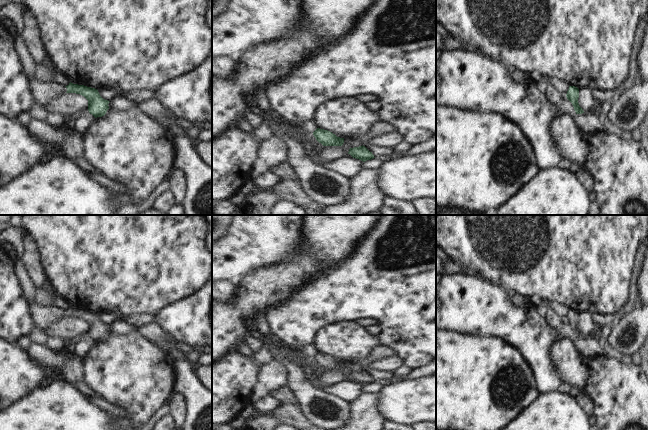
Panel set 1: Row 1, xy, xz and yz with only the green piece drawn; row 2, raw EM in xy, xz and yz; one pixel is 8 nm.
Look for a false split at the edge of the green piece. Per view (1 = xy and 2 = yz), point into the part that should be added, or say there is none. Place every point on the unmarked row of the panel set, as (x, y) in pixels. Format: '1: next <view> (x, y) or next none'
1: next xy (42, 316)
2: next none

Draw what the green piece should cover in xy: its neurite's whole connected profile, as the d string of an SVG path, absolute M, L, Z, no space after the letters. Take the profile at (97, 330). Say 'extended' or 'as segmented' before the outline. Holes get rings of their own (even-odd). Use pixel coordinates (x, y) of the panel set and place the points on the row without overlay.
extended; M36 303L29 304L29 310L34 324L43 331L47 326L60 319L76 317L88 324L88 335L95 342L104 340L109 333L108 328L110 325L103 323L95 312L71 306L67 310L59 309L53 305L47 308L39 306Z

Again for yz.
as segmented; M569 310L569 313L566 318L567 323L572 327L576 338L584 337L583 333L579 330L579 313L575 310Z

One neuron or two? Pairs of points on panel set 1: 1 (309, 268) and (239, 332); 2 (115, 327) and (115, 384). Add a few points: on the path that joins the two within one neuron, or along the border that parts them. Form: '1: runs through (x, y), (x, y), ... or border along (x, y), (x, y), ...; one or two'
1: runs through (288, 275), (274, 282), (245, 311); one
2: border along (137, 329), (123, 334), (109, 332); two

